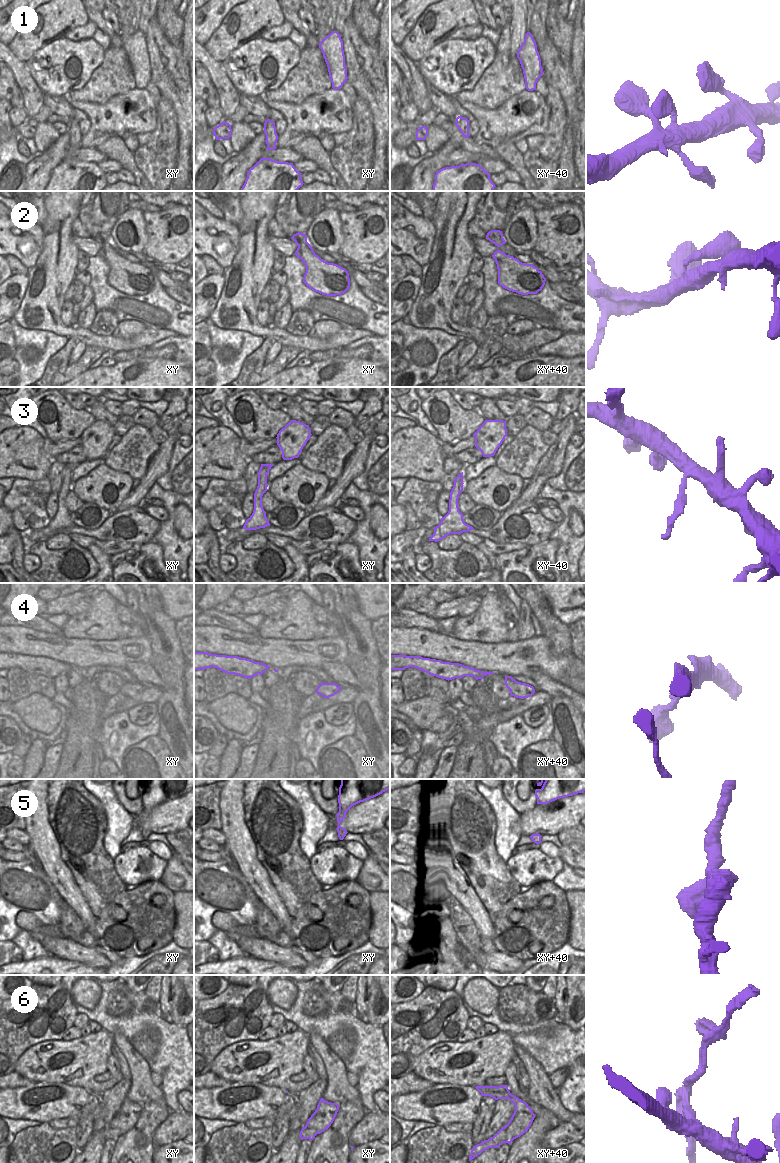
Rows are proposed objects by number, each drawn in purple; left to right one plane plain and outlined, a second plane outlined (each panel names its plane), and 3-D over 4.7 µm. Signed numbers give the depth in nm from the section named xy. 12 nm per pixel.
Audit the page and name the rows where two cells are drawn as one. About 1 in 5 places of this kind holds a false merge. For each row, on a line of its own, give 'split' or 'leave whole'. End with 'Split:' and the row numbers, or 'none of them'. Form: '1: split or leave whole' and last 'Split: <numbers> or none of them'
1: leave whole
2: leave whole
3: leave whole
4: leave whole
5: leave whole
6: split
Split: 6

